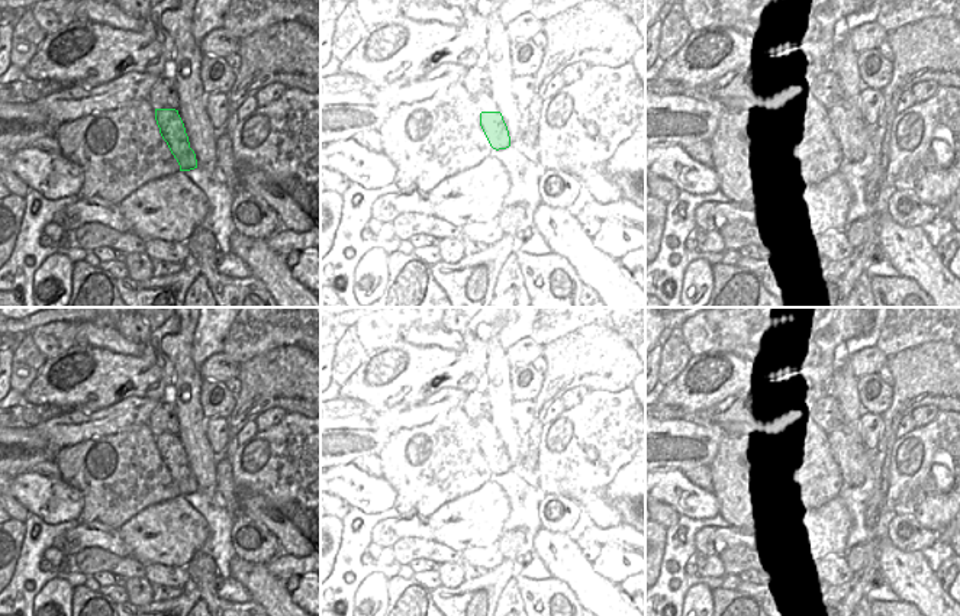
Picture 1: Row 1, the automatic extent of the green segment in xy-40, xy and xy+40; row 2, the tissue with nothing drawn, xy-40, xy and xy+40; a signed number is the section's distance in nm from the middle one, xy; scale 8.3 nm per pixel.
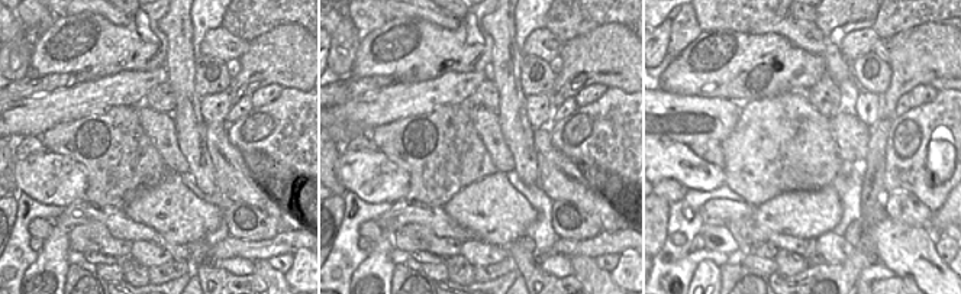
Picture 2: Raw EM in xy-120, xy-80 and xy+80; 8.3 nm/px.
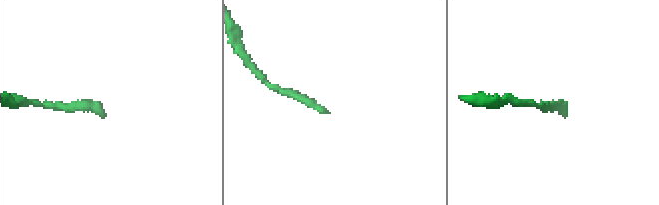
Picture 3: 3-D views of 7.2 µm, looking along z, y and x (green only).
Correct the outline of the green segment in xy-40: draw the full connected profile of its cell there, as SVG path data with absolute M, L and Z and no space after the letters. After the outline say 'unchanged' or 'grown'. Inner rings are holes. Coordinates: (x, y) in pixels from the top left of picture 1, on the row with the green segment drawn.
M155 109L155 120L162 139L180 165L180 171L197 168L194 151L190 148L184 123L175 109Z; unchanged

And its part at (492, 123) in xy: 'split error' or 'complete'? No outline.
split error

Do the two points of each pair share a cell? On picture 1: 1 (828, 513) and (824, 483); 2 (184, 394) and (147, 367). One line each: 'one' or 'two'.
1: two
2: two

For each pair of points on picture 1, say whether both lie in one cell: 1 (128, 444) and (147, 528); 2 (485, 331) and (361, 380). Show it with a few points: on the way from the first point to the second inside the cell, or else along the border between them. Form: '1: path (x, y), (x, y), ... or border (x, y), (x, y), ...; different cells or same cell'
1: border (174, 497), (144, 508), (118, 529); different cells
2: path (464, 365), (460, 370), (434, 370), (396, 379); same cell

